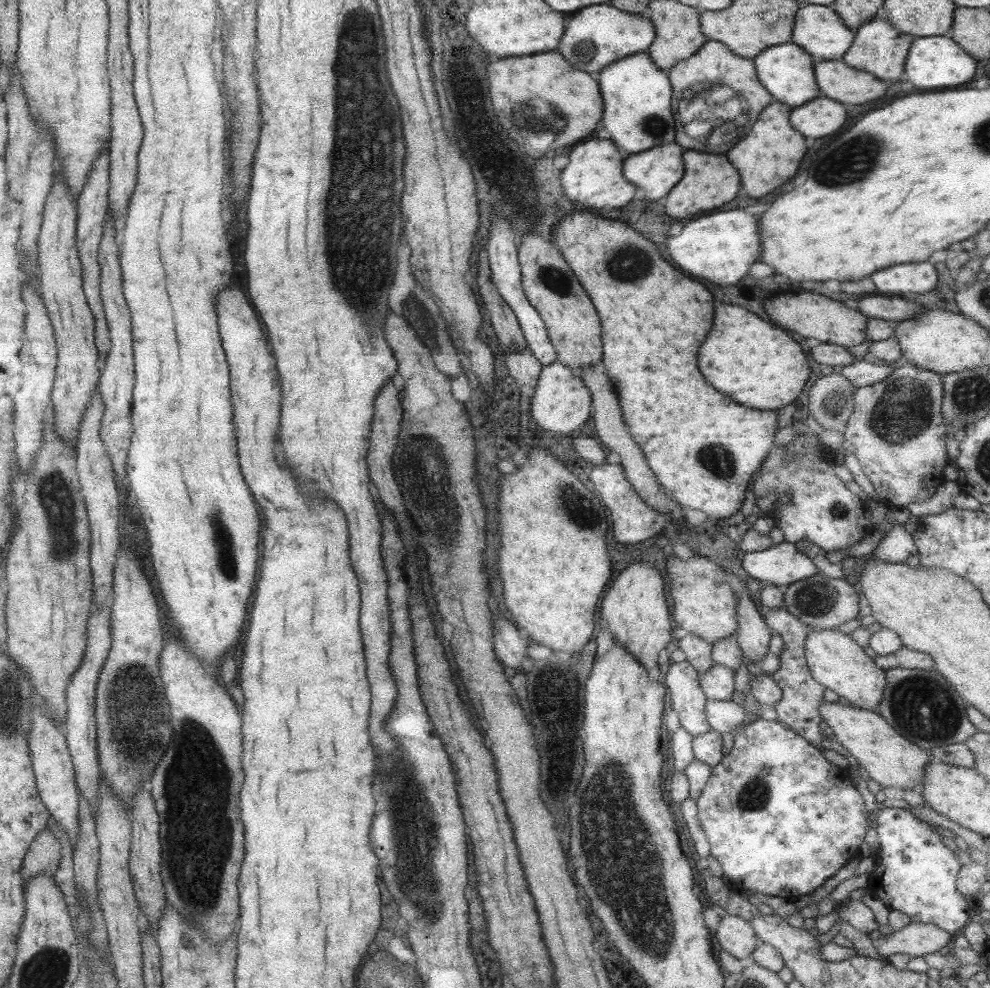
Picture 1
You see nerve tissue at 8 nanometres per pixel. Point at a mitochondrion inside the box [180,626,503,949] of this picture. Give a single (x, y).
(416, 866)

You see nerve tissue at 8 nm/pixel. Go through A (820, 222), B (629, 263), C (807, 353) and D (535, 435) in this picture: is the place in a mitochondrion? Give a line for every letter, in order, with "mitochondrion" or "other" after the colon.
A: other
B: mitochondrion
C: other
D: other

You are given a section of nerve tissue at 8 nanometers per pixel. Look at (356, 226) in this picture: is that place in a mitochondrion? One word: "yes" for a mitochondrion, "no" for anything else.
yes

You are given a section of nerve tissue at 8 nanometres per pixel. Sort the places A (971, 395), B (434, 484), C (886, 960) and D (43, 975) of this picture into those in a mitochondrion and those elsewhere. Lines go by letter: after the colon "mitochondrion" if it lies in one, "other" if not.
A: mitochondrion
B: mitochondrion
C: other
D: mitochondrion

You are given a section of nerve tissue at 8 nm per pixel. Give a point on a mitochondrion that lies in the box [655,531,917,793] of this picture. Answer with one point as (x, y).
(812, 600)

